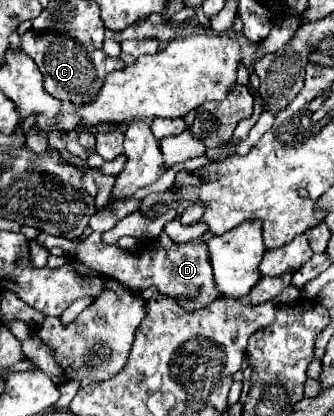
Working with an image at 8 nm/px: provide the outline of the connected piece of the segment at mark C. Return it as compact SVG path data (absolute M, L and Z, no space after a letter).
M46 28L40 34L34 34L30 30L20 40L22 40L22 50L36 62L38 70L44 74L44 90L48 90L48 94L52 94L54 98L60 98L62 102L62 108L56 116L56 124L50 127L51 130L57 128L64 132L72 132L80 122L76 108L96 98L96 94L102 88L104 76L108 72L124 68L124 62L120 58L110 58L102 50L92 48L92 38L88 38L88 34L80 30L72 30L72 36L64 34L64 28L60 30Z

